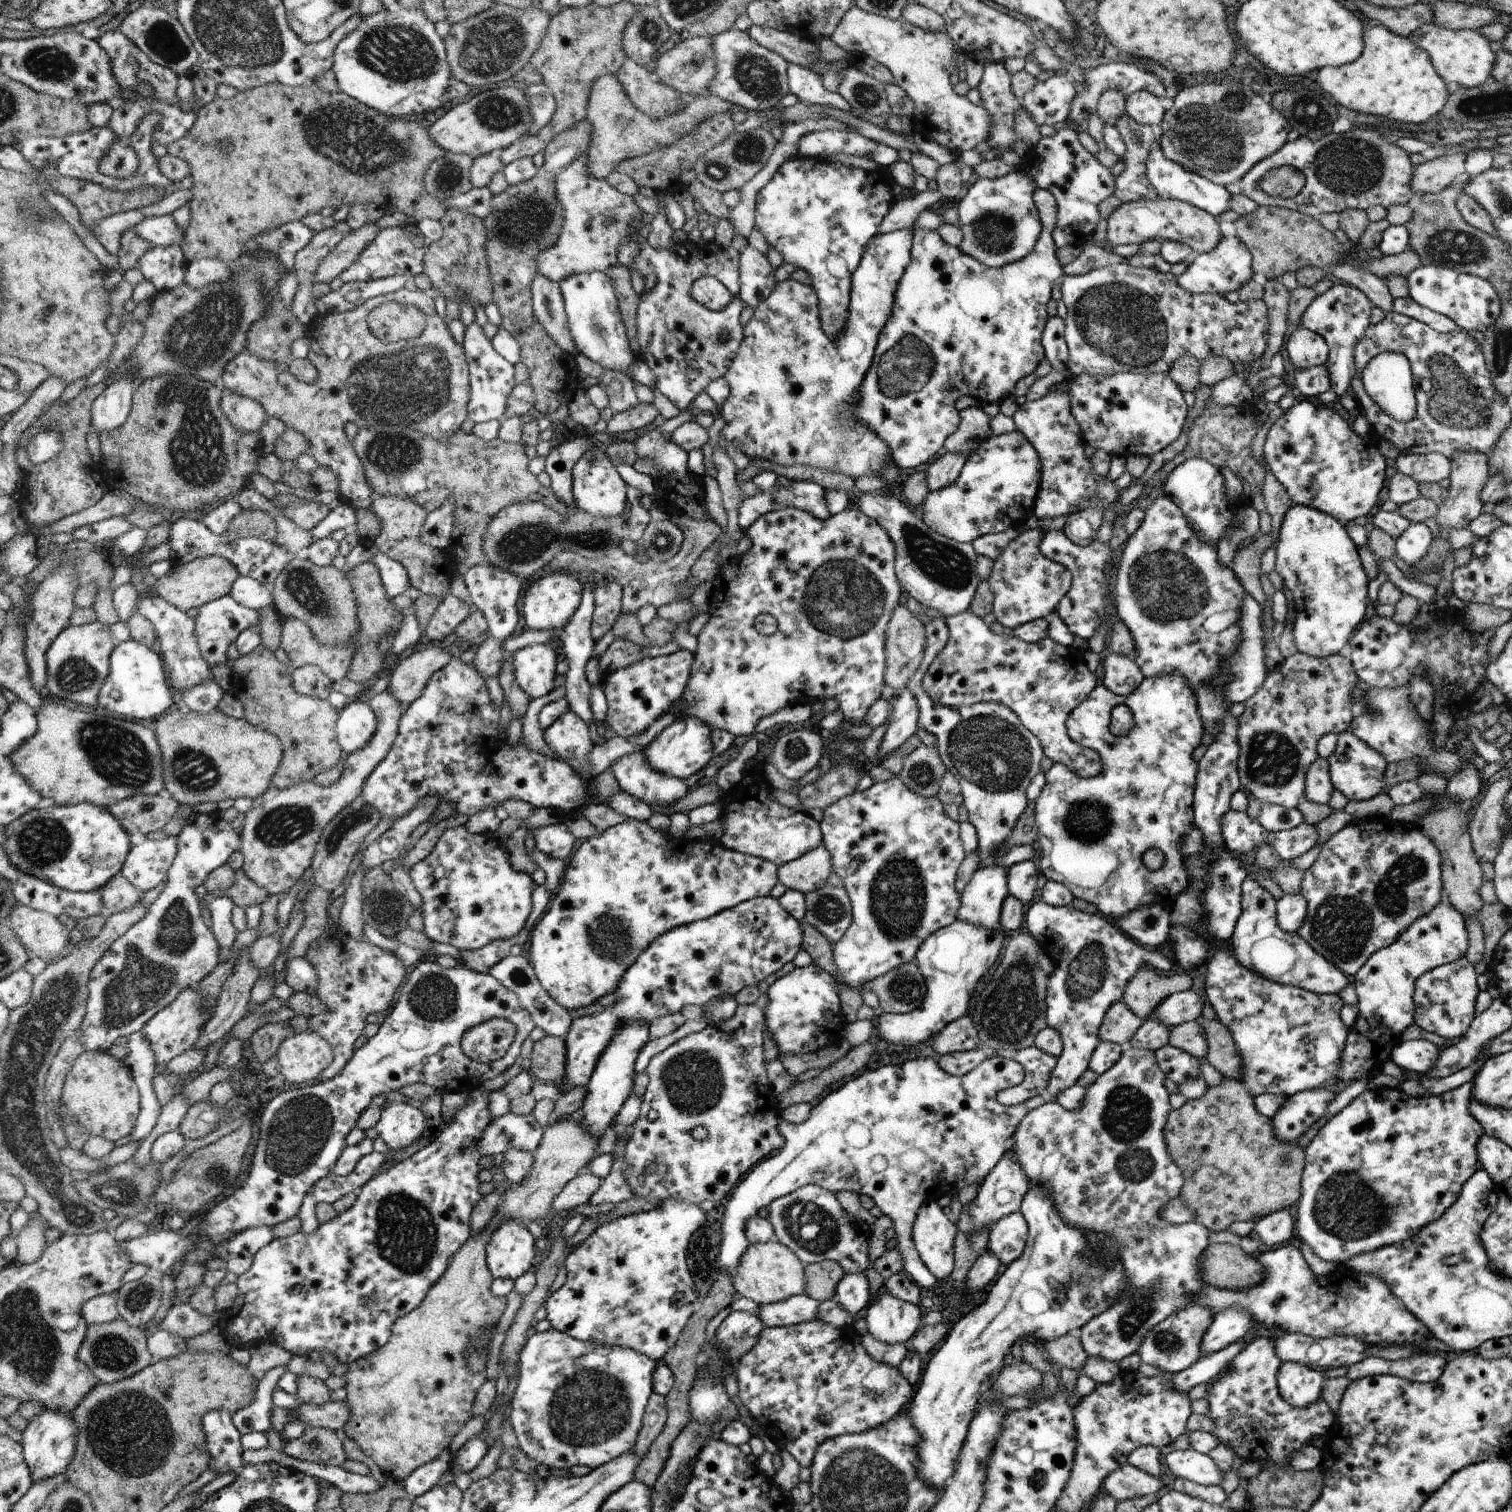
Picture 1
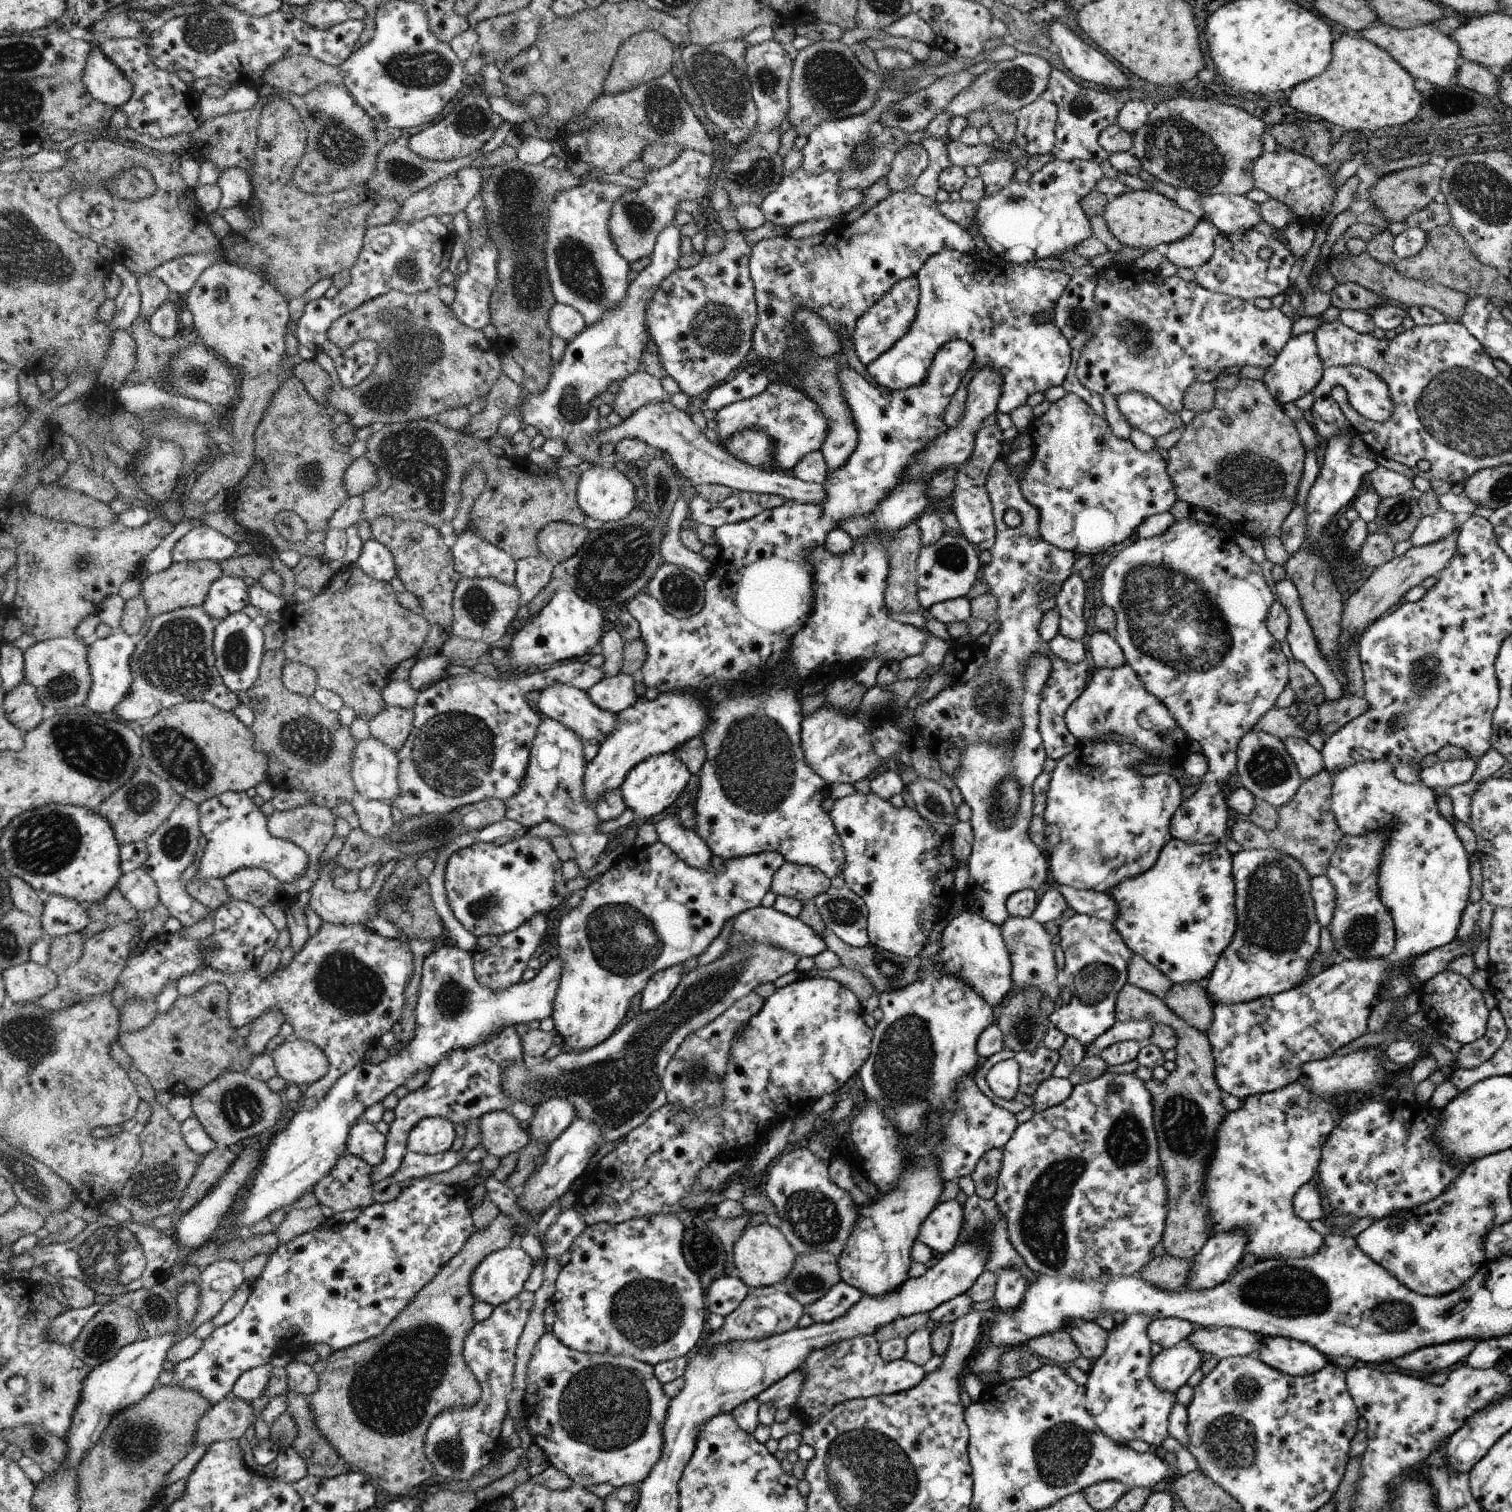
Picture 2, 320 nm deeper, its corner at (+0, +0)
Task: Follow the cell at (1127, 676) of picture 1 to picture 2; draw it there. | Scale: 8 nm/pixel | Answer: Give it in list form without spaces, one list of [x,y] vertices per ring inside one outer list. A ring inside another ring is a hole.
[[[1091,630],[1090,656],[1096,668],[1117,668],[1126,663],[1124,653],[1114,635],[1098,630]]]

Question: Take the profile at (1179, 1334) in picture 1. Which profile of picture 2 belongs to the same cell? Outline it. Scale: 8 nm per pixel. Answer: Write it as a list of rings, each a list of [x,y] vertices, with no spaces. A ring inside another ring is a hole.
[[[1160,1317],[1148,1325],[1147,1335],[1158,1346],[1169,1349],[1185,1340],[1196,1328],[1195,1324],[1178,1317]]]

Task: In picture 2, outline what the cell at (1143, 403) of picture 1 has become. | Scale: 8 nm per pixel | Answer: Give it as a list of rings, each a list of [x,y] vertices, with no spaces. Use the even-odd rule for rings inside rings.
[[[1132,391],[1118,395],[1117,405],[1121,413],[1126,417],[1132,429],[1141,430],[1157,439],[1168,434],[1175,428],[1184,428],[1180,414],[1171,413],[1166,407],[1138,391]]]

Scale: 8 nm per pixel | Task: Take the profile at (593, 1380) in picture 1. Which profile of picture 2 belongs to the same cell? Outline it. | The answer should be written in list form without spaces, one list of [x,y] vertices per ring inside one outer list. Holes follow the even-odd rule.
[[[544,1333],[542,1338],[534,1347],[527,1372],[527,1411],[526,1411],[526,1427],[532,1437],[532,1442],[536,1443],[547,1456],[547,1459],[560,1472],[567,1474],[573,1484],[585,1487],[596,1486],[603,1483],[610,1484],[614,1489],[624,1486],[636,1485],[639,1490],[644,1480],[651,1474],[652,1468],[659,1463],[663,1456],[663,1444],[666,1443],[666,1437],[663,1435],[663,1426],[667,1422],[667,1410],[670,1407],[671,1399],[662,1392],[662,1384],[658,1382],[659,1377],[655,1375],[655,1367],[646,1364],[644,1361],[636,1360],[634,1357],[624,1355],[611,1355],[610,1353],[583,1353],[568,1348],[564,1343],[560,1342],[553,1333]]]

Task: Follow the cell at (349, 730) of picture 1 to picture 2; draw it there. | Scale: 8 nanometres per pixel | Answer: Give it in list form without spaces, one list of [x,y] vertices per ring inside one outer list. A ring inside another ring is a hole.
[[[370,737],[357,742],[351,757],[359,796],[386,802],[399,798],[399,760],[390,747]]]

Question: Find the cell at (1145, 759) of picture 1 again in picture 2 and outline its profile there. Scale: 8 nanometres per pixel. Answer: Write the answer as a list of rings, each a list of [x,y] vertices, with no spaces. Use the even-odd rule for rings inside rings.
[[[1111,735],[1110,737],[1099,739],[1093,745],[1090,743],[1079,743],[1078,741],[1077,744],[1079,745],[1076,745],[1071,753],[1064,755],[1060,760],[1056,761],[1056,768],[1051,772],[1049,789],[1047,790],[1047,805],[1042,816],[1045,822],[1044,838],[1046,838],[1046,844],[1042,846],[1042,849],[1050,861],[1050,870],[1056,880],[1055,884],[1060,883],[1077,889],[1106,893],[1108,889],[1115,887],[1124,879],[1138,876],[1146,872],[1149,868],[1152,868],[1164,845],[1173,838],[1169,826],[1173,812],[1182,802],[1183,788],[1175,777],[1166,773],[1158,773],[1151,776],[1141,775],[1134,767],[1137,762],[1159,763],[1151,756],[1151,753],[1146,753],[1140,747],[1132,745],[1127,739]]]

